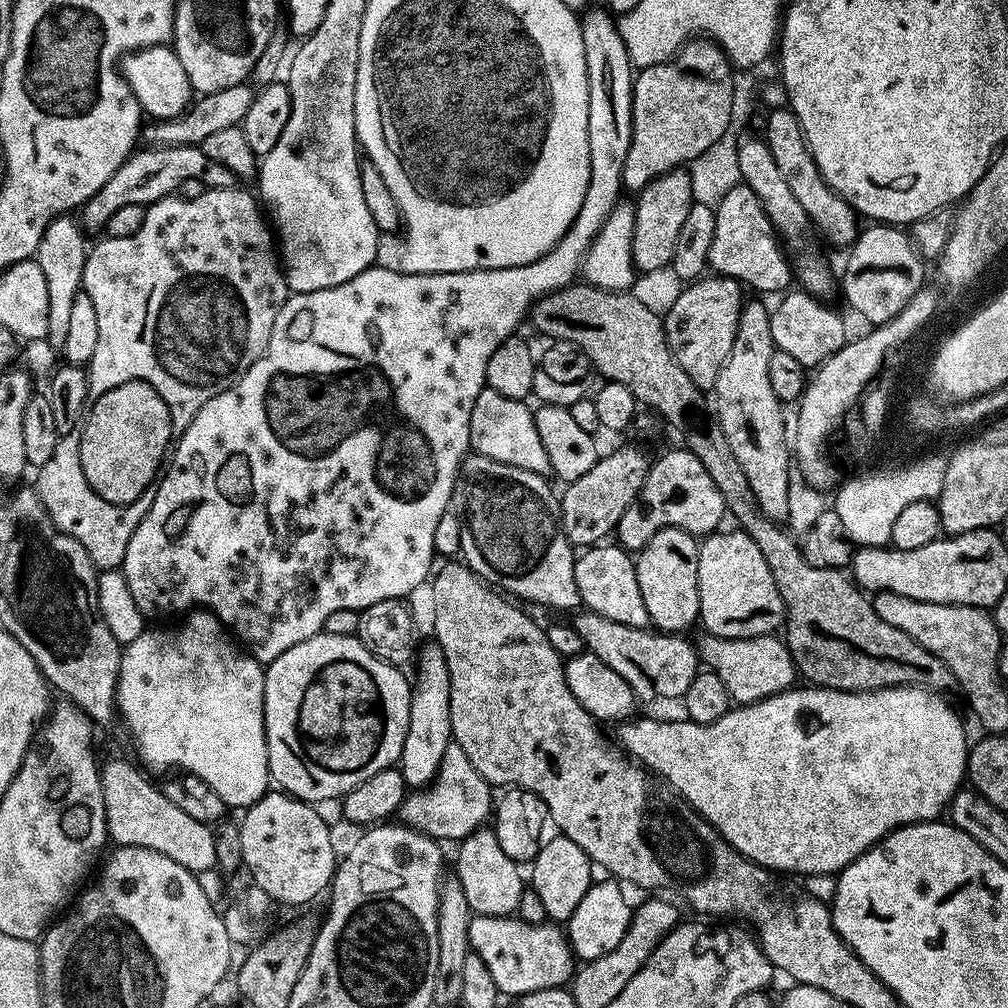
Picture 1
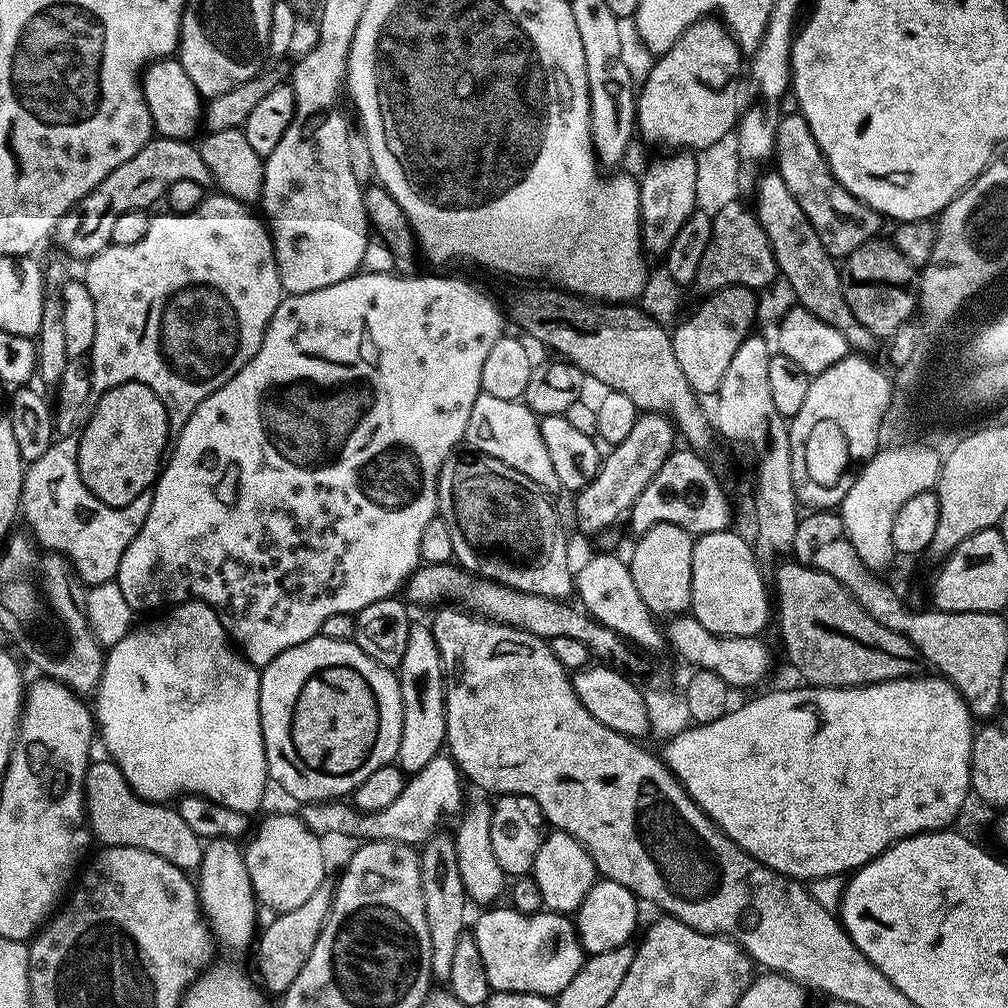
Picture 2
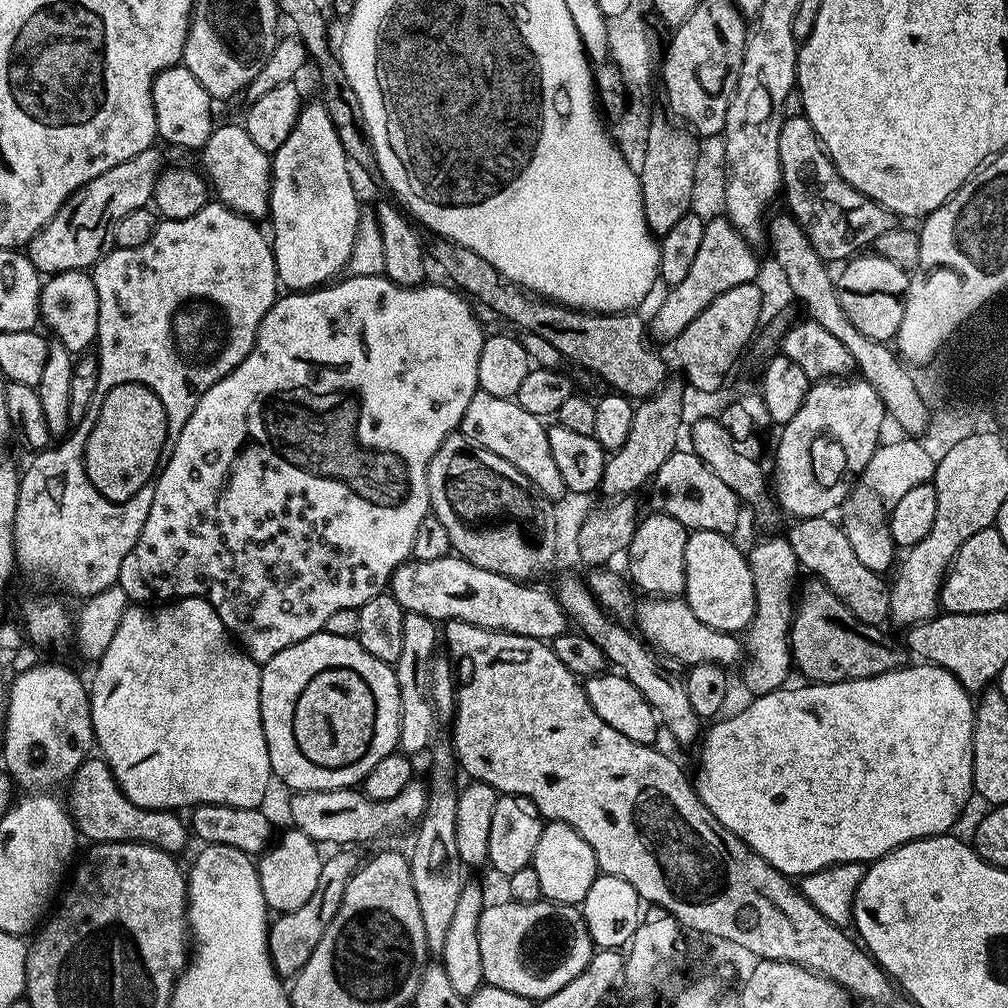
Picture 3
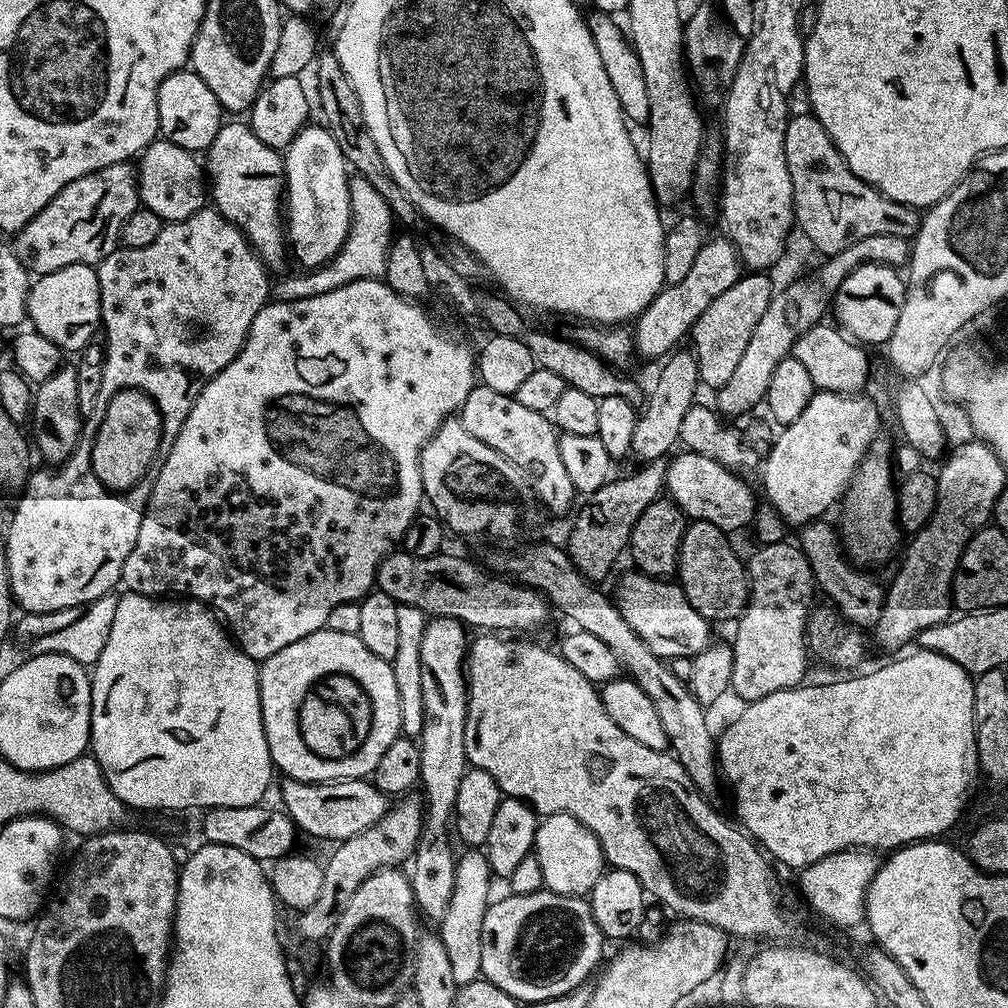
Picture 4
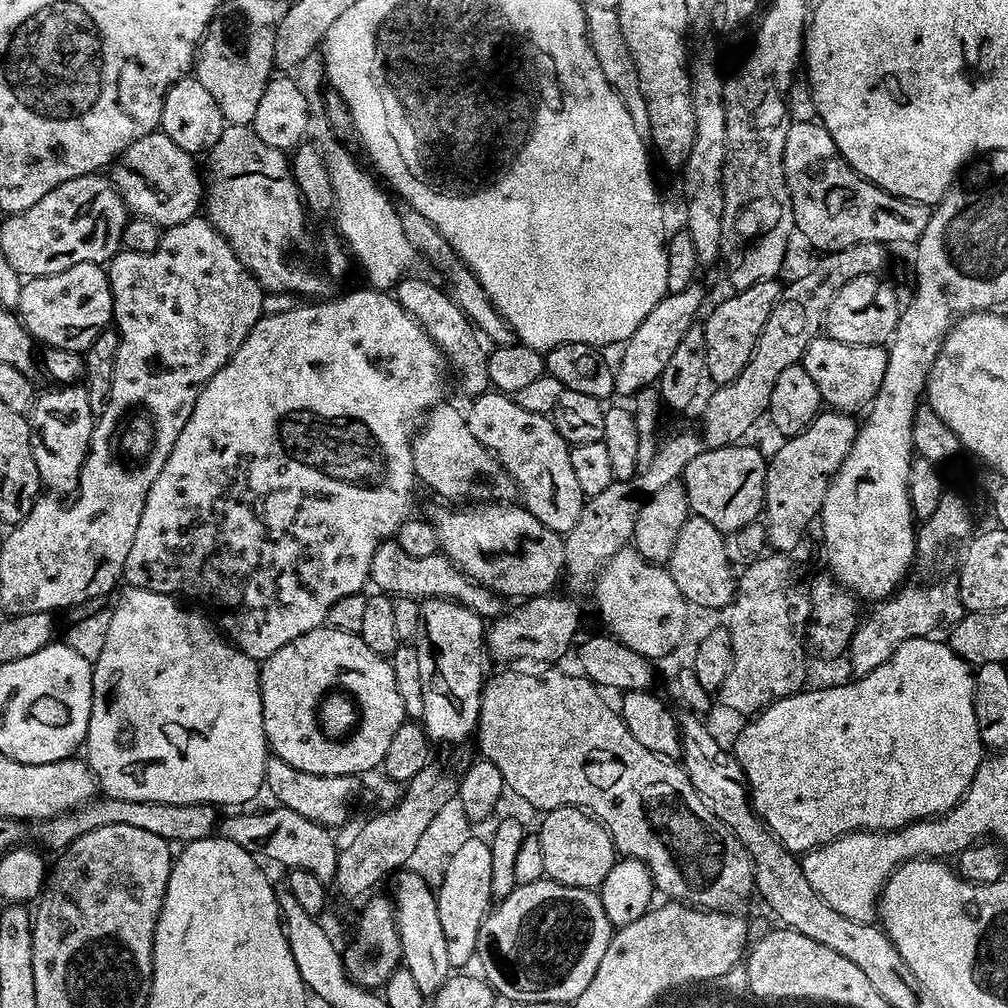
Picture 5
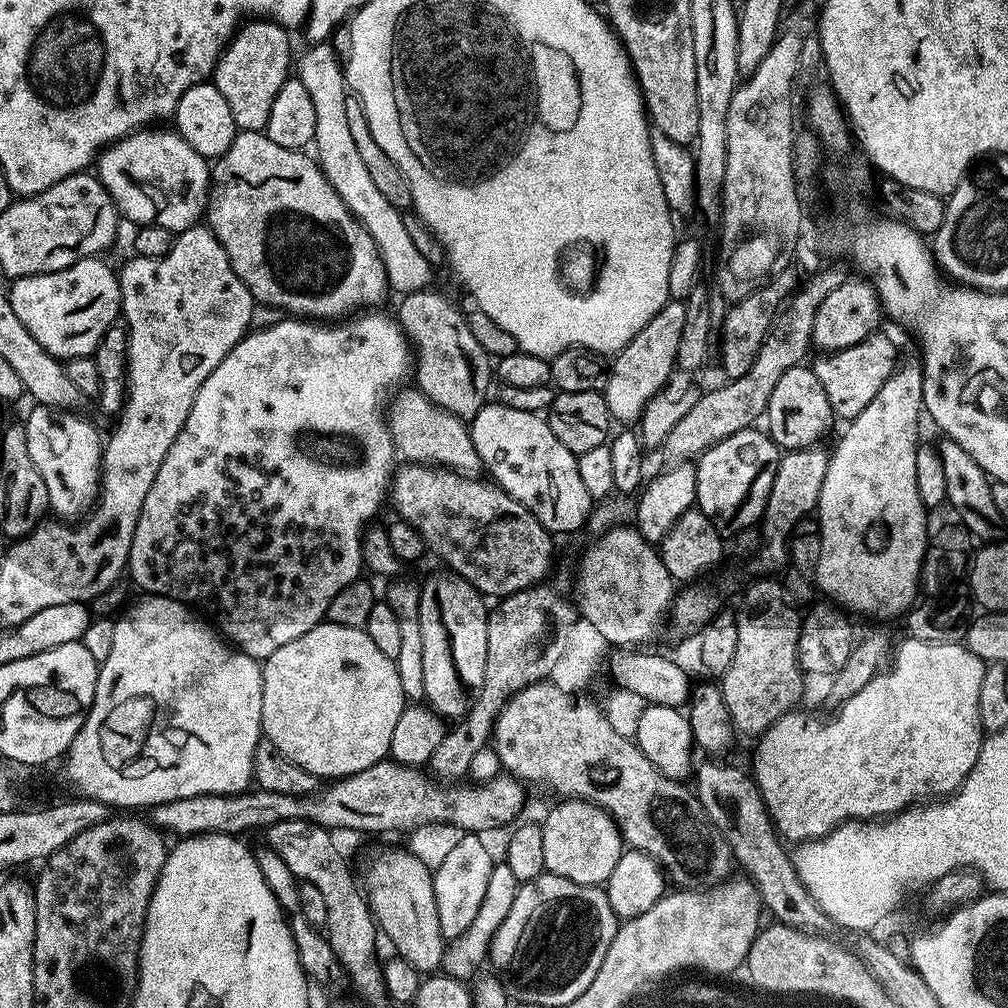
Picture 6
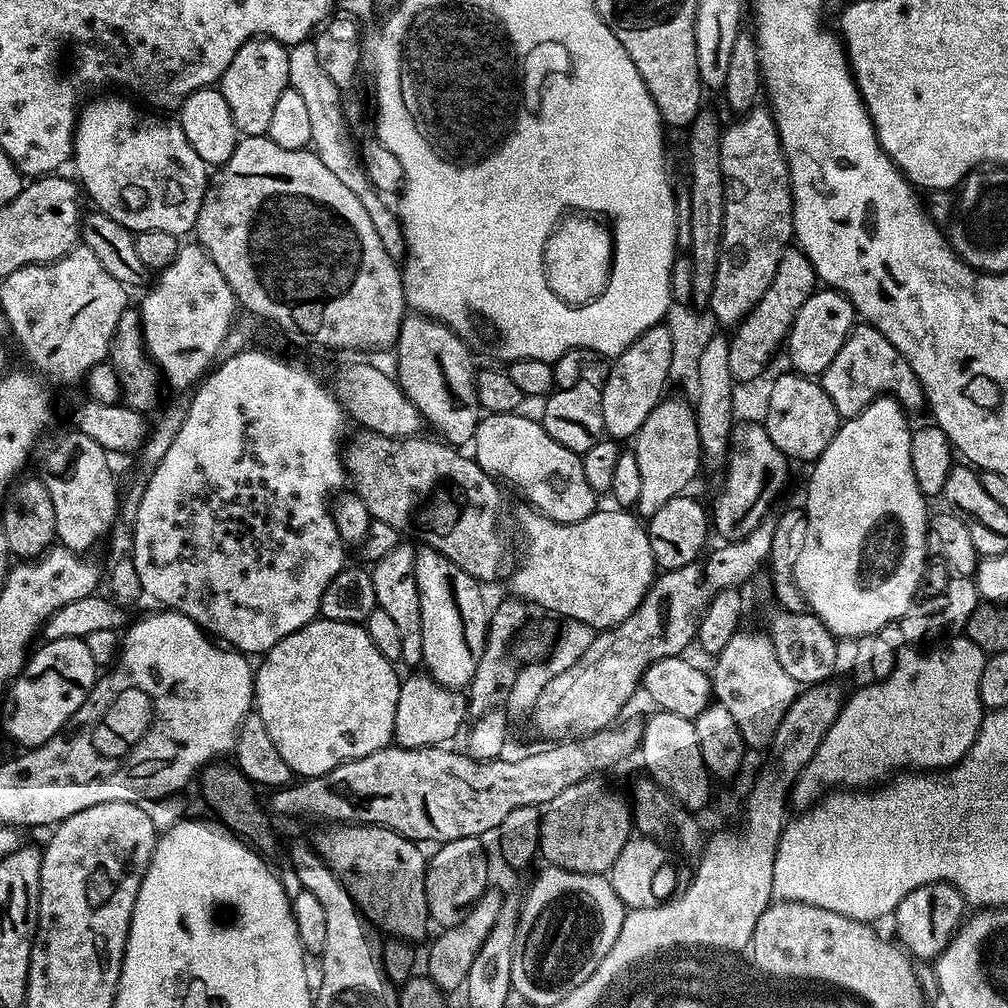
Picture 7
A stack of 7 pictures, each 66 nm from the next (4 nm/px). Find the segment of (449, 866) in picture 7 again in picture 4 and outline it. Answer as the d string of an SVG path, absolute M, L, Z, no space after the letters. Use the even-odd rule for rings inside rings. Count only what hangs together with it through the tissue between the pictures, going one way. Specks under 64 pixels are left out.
M468 850L465 856L461 855L456 862L454 870L454 888L450 894L450 902L446 906L446 914L438 921L438 935L442 946L446 946L446 958L450 958L450 970L454 974L454 982L458 985L468 984L481 979L480 967L482 966L482 922L486 918L486 910L490 903L488 895L492 892L492 867L488 858L480 850Z

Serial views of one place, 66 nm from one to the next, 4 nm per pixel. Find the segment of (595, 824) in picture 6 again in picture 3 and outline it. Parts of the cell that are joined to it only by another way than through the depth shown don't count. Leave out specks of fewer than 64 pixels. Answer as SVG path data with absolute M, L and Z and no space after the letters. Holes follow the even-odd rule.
M557 820L545 823L542 838L538 838L538 850L534 850L534 858L530 866L538 874L538 886L542 886L543 899L553 900L555 904L583 905L586 894L590 886L594 886L598 875L594 850L590 850L590 842L586 842L586 838L578 834L578 830Z

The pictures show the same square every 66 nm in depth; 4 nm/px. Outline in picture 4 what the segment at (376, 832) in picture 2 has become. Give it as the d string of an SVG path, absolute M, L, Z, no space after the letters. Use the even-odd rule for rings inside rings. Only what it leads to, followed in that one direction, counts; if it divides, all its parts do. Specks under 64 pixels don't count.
M281 779L280 800L293 824L301 833L320 840L341 842L372 828L390 807L389 797L379 792L367 779L331 780L328 784L303 784L297 780Z

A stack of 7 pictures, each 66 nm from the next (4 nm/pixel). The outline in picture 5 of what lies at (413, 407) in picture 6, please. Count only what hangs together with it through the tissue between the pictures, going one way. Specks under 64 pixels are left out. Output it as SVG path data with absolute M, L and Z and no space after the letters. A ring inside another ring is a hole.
M447 402L435 404L417 428L412 438L412 465L417 481L433 488L444 502L508 502L518 492L509 472L470 434L467 415Z

